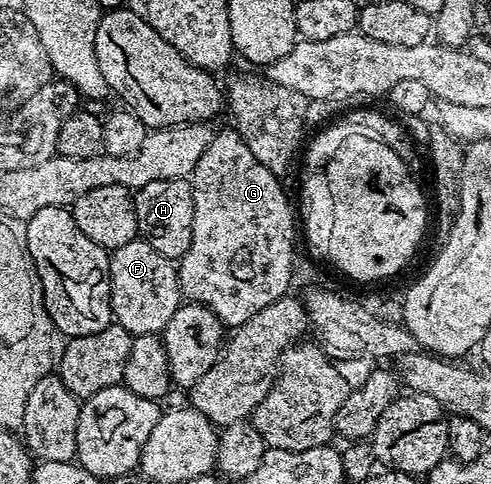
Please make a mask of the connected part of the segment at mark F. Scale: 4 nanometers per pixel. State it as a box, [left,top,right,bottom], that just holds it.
[110,239,180,334]

